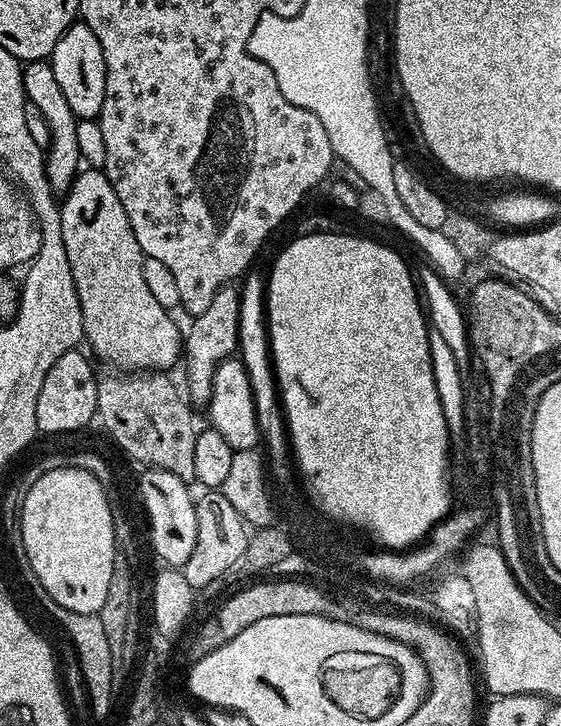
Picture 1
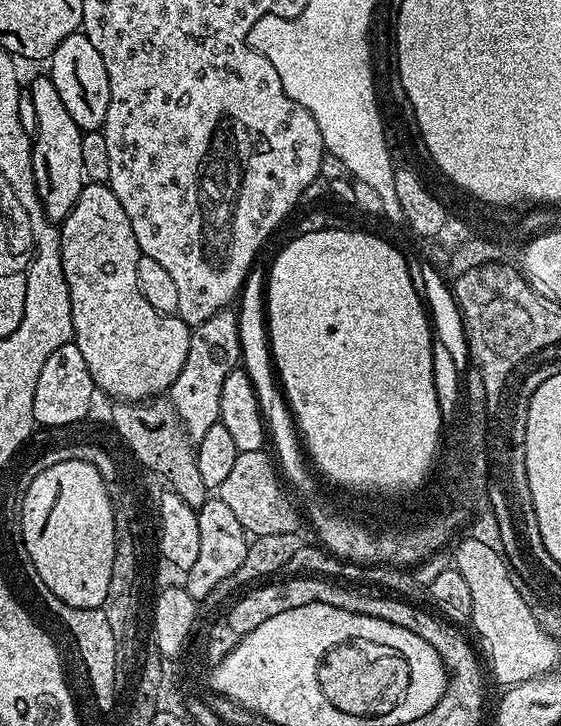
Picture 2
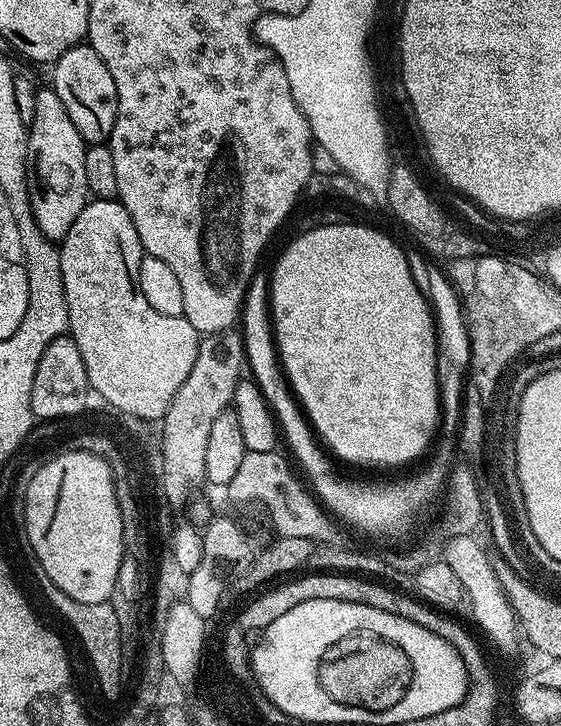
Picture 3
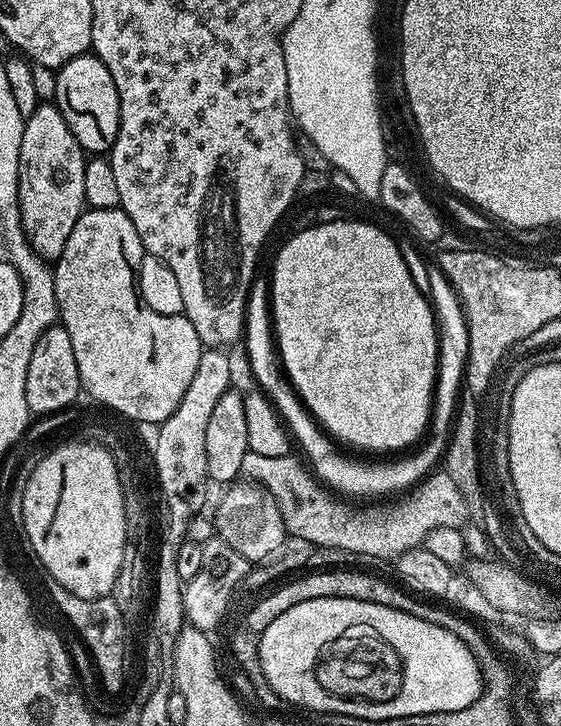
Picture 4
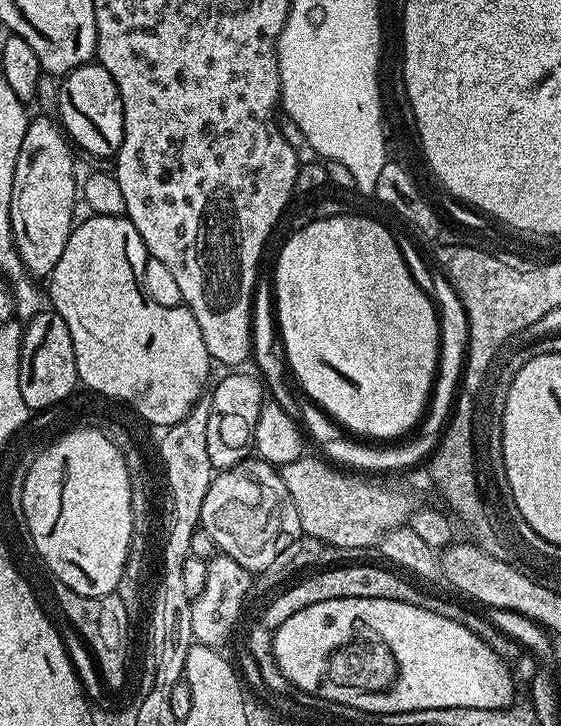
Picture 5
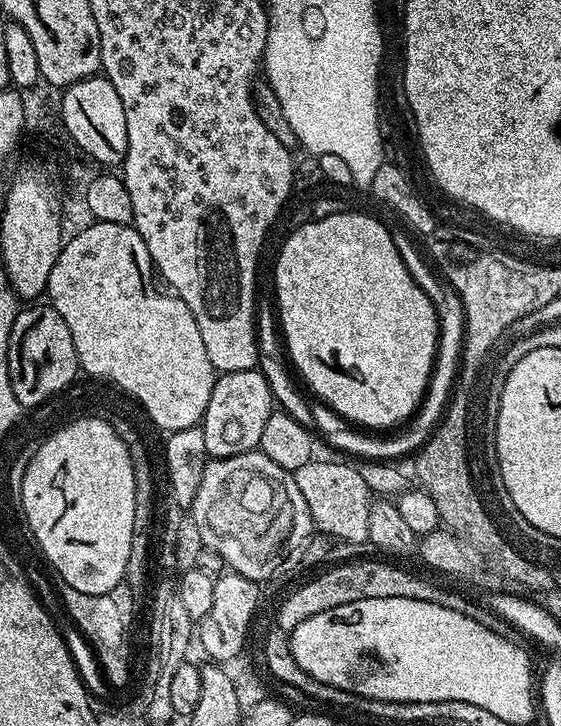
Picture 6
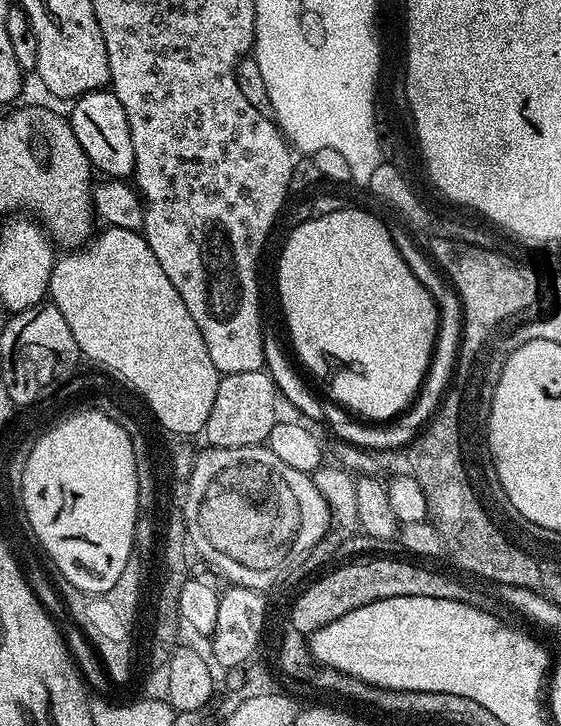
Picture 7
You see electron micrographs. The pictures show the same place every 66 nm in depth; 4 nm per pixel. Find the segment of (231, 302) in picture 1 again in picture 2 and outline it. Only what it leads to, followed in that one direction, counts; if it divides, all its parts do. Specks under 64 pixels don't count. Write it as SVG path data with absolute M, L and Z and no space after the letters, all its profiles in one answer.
M224 309L193 327L186 362L168 391L180 423L186 427L193 441L200 441L208 428L219 421L222 386L240 361L238 318L233 309Z

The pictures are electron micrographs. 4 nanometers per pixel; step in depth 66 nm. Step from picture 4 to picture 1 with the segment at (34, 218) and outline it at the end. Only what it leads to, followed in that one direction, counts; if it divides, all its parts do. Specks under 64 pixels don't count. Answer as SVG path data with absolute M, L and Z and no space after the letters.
M33 60L25 63L22 71L25 97L34 106L38 106L38 110L42 110L42 118L46 118L46 126L50 126L50 142L44 158L48 184L52 187L53 193L67 193L82 168L76 133L78 118L74 110L70 110L70 102L66 102L66 94L62 94L62 86L58 86L58 81L54 79L54 70L48 60Z

